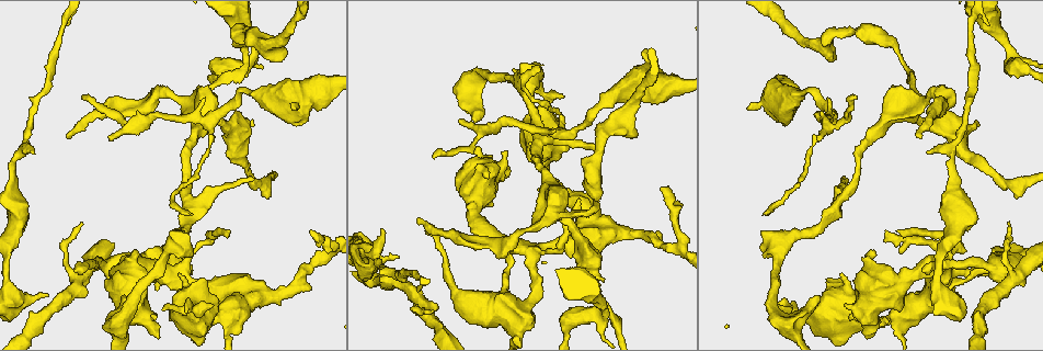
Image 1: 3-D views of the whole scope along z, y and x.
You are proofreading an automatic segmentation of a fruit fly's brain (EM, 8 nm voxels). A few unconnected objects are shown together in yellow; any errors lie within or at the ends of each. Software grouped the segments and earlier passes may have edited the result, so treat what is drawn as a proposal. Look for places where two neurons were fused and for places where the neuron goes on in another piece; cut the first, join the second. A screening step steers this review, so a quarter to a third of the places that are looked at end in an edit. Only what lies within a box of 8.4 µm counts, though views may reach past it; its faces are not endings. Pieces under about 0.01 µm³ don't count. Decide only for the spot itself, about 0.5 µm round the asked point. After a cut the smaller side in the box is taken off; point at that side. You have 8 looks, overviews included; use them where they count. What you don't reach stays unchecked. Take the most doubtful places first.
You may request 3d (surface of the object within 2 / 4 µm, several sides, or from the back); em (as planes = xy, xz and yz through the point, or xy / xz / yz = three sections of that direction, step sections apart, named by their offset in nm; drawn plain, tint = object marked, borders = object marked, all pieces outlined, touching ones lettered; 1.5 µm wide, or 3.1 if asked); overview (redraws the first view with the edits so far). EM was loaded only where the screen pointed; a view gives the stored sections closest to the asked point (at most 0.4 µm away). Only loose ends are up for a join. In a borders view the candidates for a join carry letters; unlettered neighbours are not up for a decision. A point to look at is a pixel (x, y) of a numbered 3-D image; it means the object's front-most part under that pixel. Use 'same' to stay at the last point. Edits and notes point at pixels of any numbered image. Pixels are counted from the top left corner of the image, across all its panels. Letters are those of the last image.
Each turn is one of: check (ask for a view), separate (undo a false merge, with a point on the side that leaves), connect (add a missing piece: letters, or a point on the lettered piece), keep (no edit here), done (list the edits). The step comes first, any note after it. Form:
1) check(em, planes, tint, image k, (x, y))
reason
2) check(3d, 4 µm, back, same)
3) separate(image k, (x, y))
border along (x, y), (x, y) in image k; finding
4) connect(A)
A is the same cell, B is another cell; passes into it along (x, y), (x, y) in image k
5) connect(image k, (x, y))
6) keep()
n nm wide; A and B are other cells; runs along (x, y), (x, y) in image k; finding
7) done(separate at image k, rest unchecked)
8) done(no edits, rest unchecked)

check(3d, 4 µm, image 1, (1008, 224))
thin end

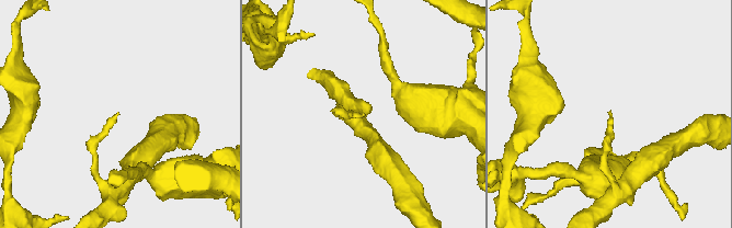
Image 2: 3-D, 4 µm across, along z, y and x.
check(em, planes, plain, image 2, (610, 115))

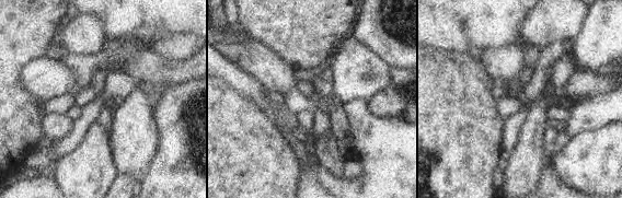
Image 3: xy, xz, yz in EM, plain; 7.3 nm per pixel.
check(em, planes, borders, same)
see the neighbours

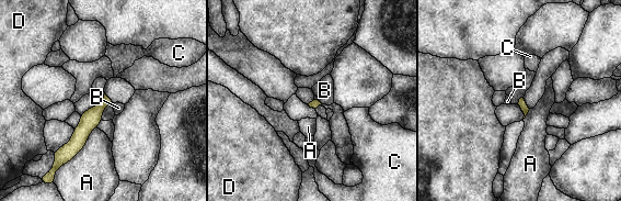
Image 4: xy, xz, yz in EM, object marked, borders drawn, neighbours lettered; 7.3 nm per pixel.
keep()
A, B, C and D are other cells; runs along (106, 100), (80, 137), (60, 155) in image 4; none of them fits

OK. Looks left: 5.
check(em, xz, step 4, tint, image 1, (73, 270))
long arm stops here

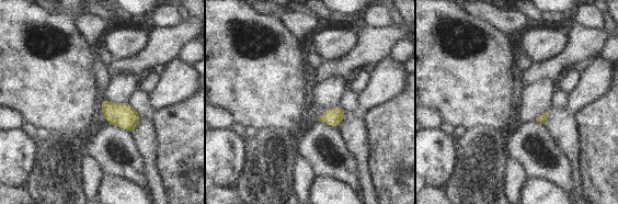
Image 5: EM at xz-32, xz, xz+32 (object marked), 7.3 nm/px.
check(em, yz, step 8, borders, same)
another direction

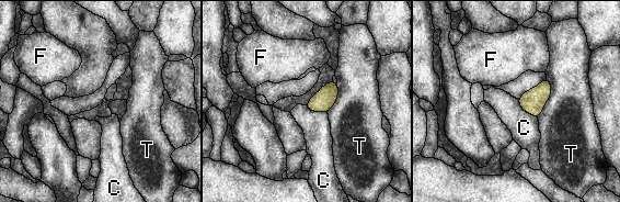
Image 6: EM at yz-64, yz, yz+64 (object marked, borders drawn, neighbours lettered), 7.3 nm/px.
keep()
C, F and T are other cells; border along (517, 99), (518, 104), (537, 120) in image 6; no lettered piece goes on from it

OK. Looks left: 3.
check(3d, 4 µm, image 1, (846, 179))
tapers out

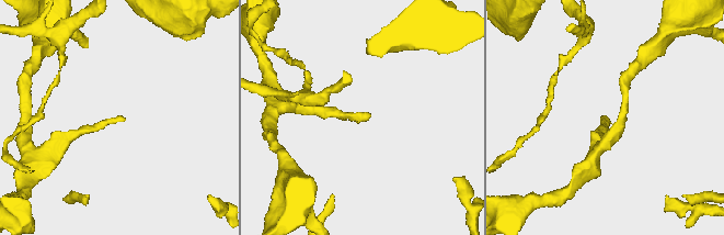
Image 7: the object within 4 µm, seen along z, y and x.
check(em, planes, borders, image 7, (125, 118))

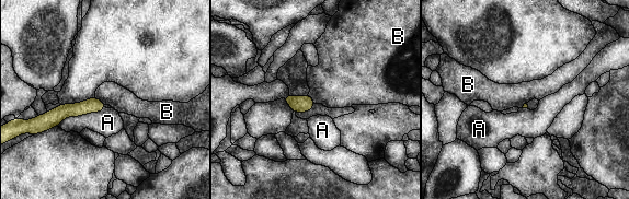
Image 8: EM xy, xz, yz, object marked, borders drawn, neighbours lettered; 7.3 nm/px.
keep()
A and B are other cells; runs along (102, 105), (42, 119) in image 8; none of them fits

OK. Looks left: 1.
done(no edits, rest unchecked)

